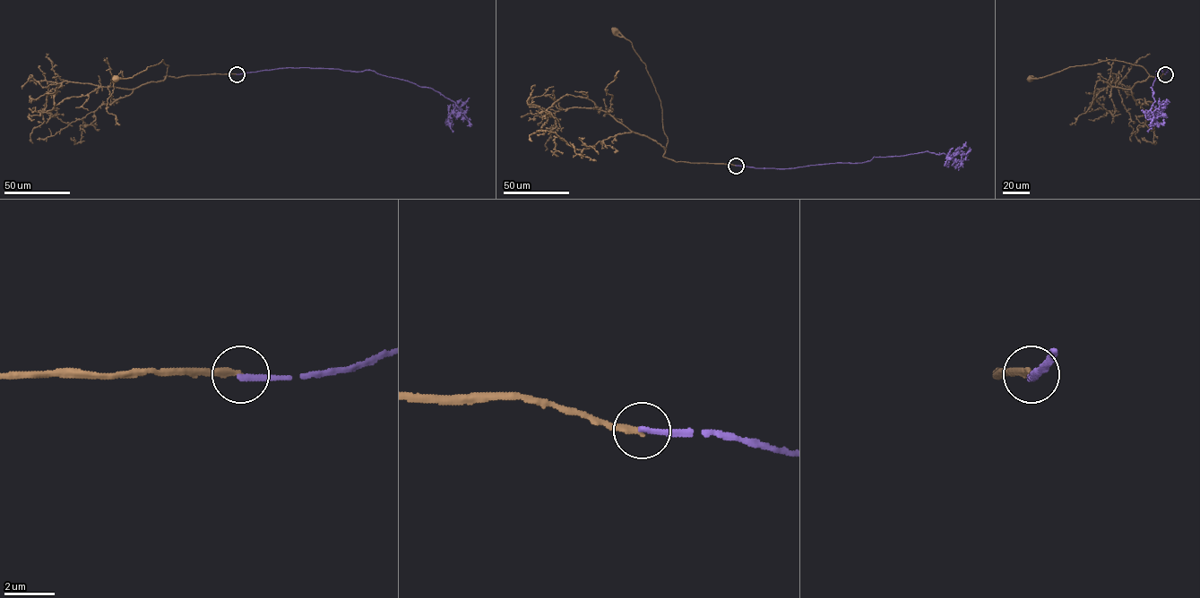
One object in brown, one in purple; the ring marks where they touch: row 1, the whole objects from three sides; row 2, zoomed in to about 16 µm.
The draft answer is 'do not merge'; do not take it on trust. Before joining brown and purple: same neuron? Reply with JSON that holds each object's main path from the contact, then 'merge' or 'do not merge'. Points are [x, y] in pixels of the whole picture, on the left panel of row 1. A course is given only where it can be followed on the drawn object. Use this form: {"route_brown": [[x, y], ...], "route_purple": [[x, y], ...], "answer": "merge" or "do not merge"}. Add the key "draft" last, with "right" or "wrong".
{"route_brown": [[237, 73], [164, 77], [168, 65], [163, 59], [132, 77], [115, 78]], "route_purple": [[237, 73], [296, 67], [370, 70], [432, 89], [461, 109], [453, 112], [459, 108], [459, 102]], "answer": "do not merge", "draft": "right"}

